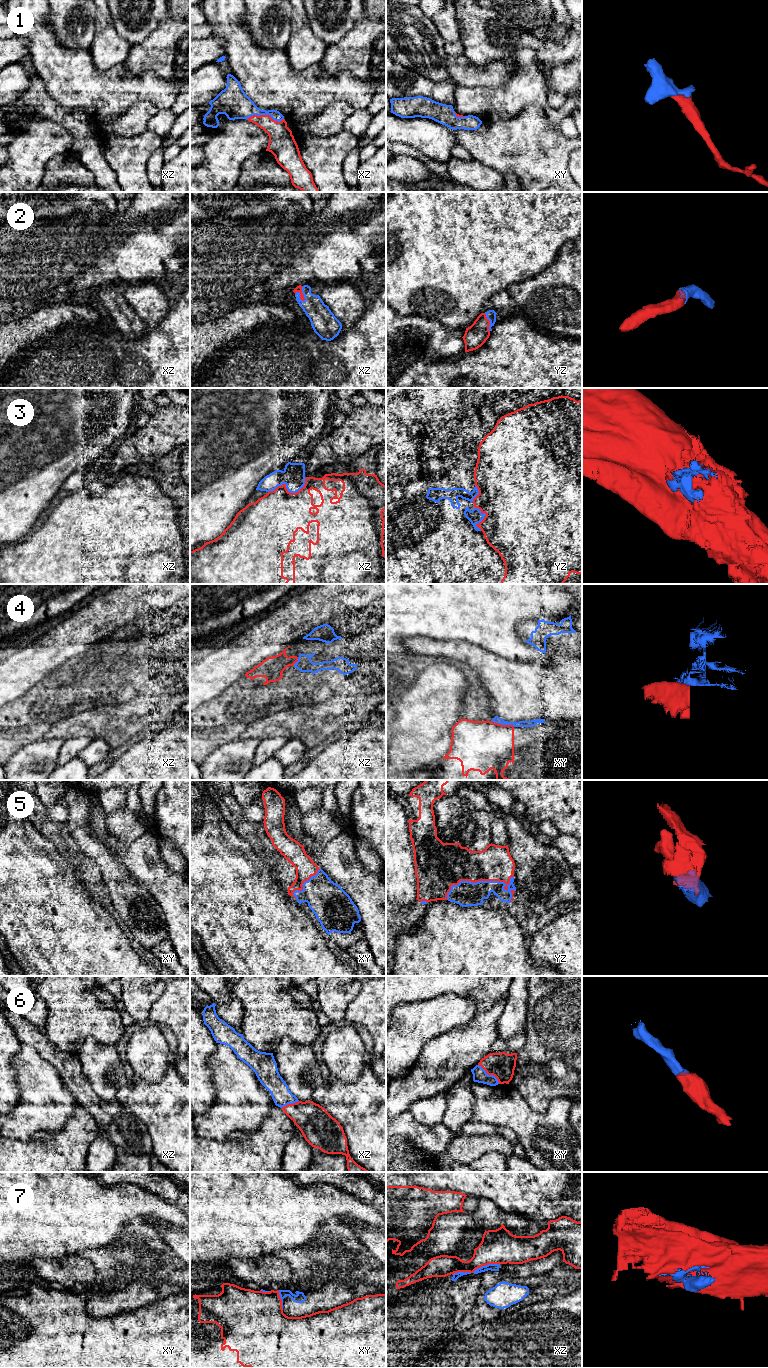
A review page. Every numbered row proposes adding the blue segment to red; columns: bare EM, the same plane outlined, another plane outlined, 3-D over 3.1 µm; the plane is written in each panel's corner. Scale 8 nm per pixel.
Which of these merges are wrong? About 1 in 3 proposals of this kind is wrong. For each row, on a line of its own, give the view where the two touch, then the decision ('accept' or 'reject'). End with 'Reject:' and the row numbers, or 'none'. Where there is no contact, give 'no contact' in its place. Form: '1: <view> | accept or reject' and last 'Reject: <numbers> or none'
1: xz | accept
2: xz | accept
3: xz | reject
4: xy | reject
5: yz | accept
6: xy | accept
7: xz | reject
Reject: 3, 4, 7

